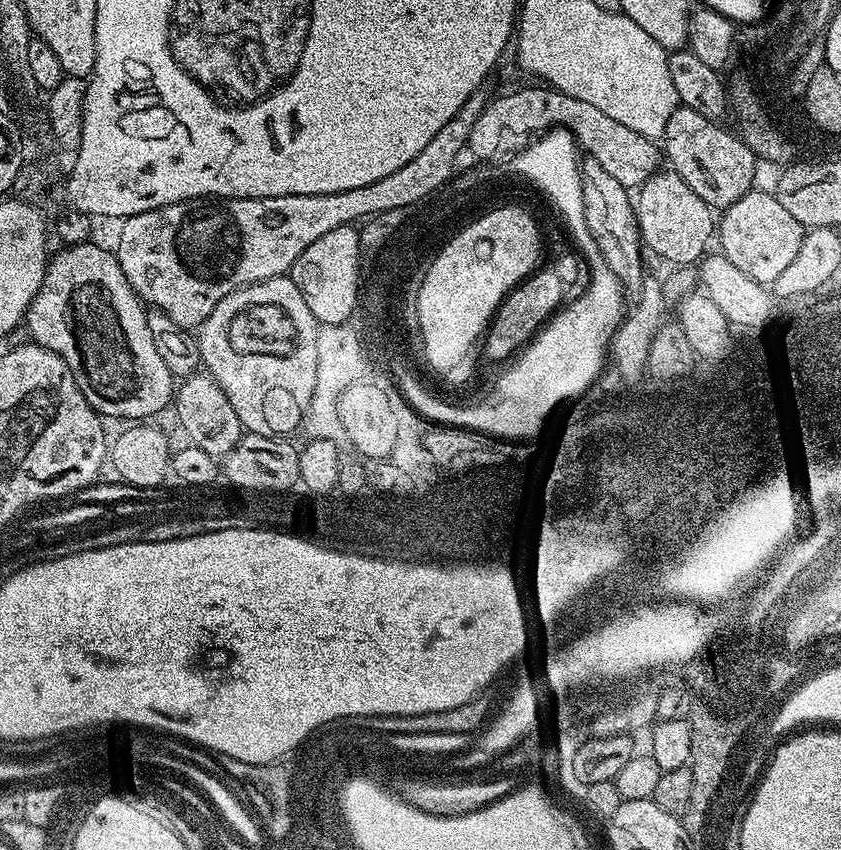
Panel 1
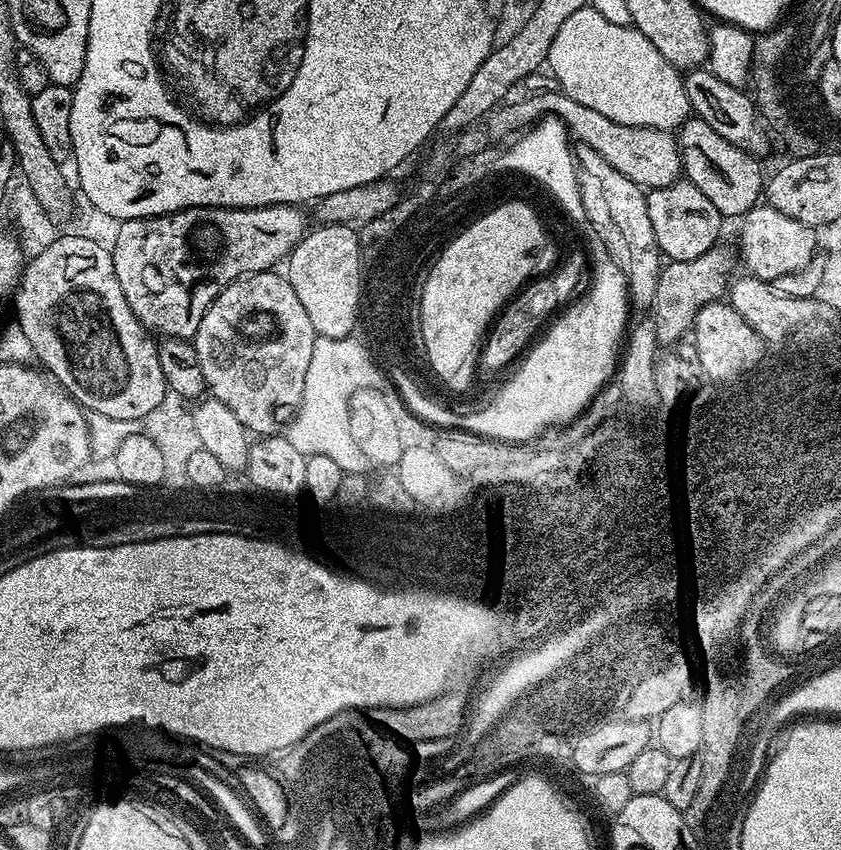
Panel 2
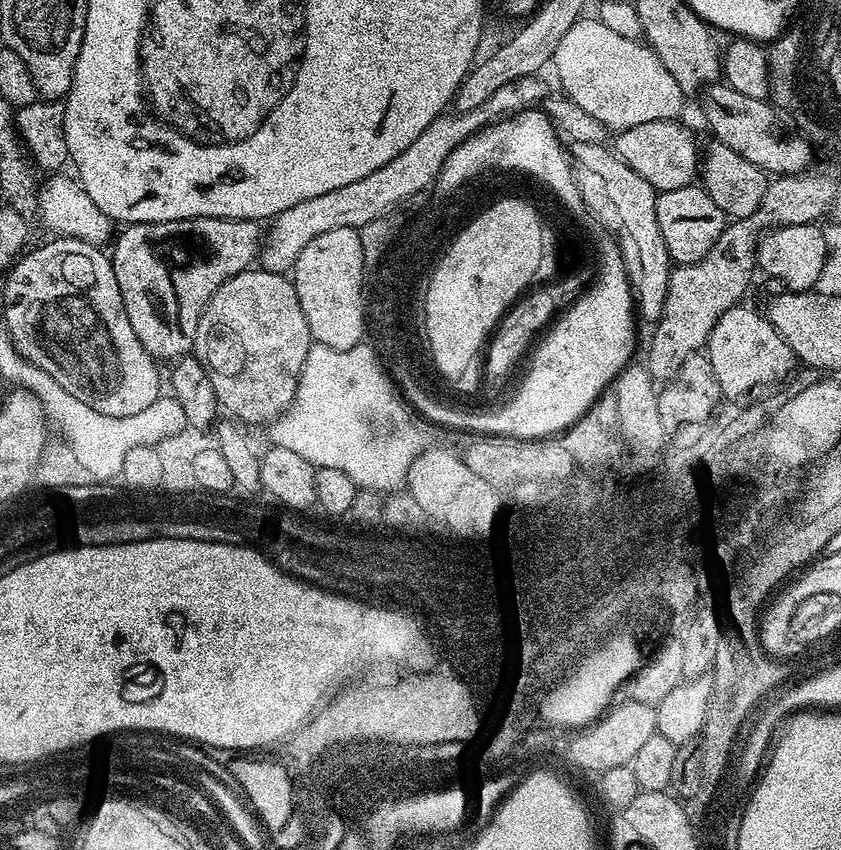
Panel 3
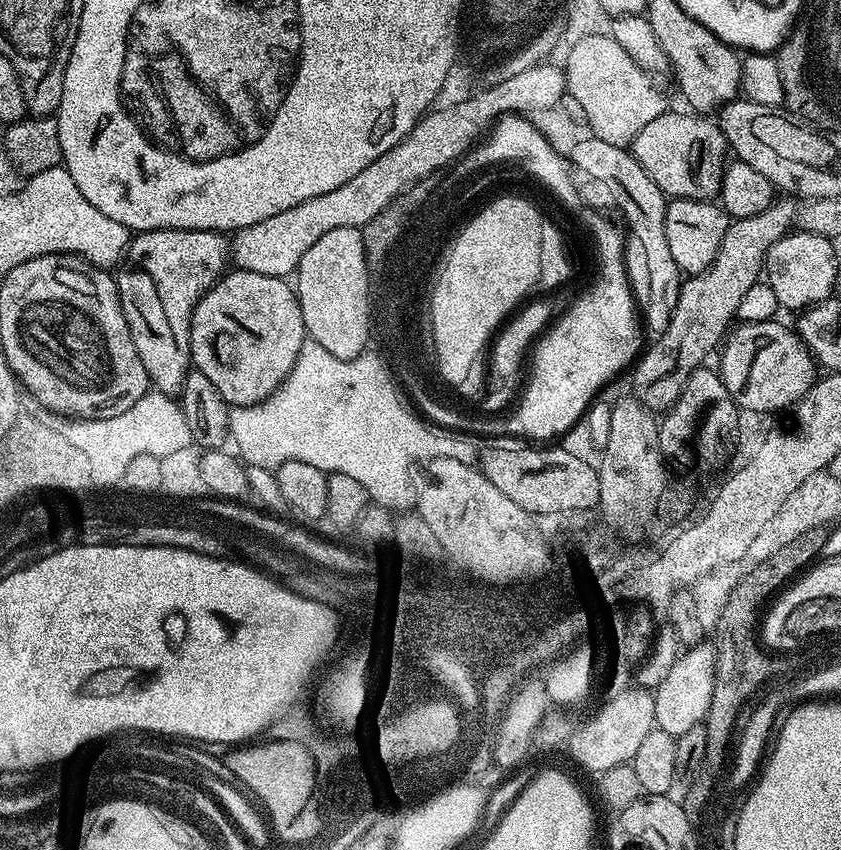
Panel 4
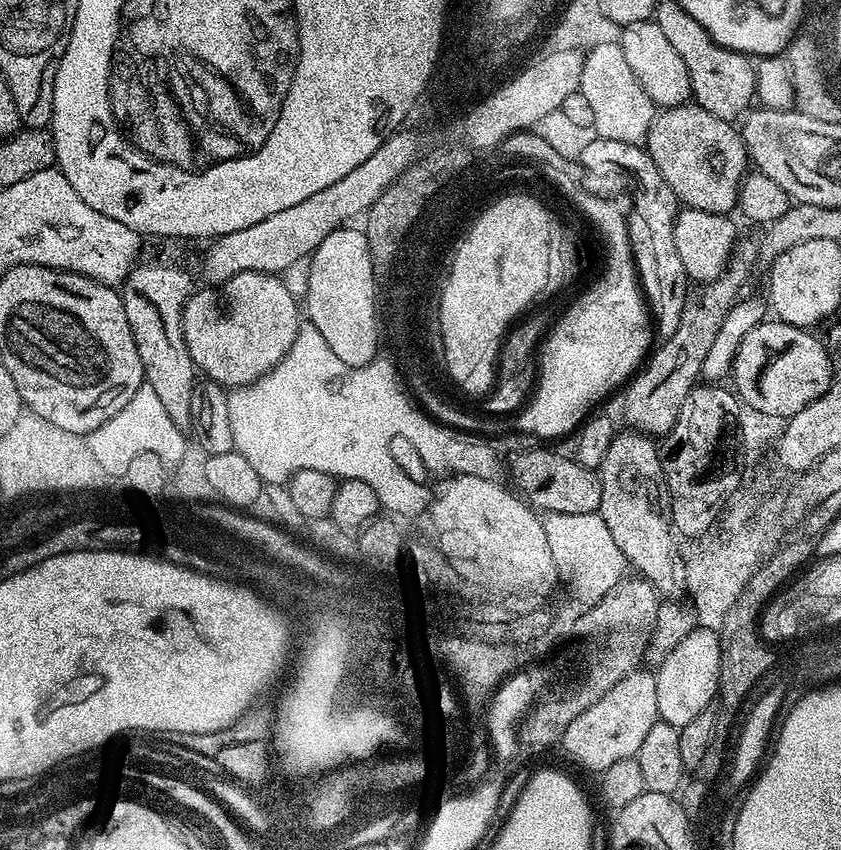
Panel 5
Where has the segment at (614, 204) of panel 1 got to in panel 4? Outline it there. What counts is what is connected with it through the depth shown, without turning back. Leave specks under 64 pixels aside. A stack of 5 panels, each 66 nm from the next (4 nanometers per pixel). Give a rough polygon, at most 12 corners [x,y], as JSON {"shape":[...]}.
{"shape":[[594,135],[570,164],[599,178],[644,244],[638,312],[666,334],[682,273],[666,243],[668,200],[627,147]]}

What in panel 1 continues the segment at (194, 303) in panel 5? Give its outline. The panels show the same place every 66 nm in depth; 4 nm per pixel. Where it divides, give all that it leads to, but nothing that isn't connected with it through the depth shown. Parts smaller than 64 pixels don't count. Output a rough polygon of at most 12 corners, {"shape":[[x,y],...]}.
{"shape":[[287,275],[231,292],[200,359],[241,429],[291,437],[320,328]]}

